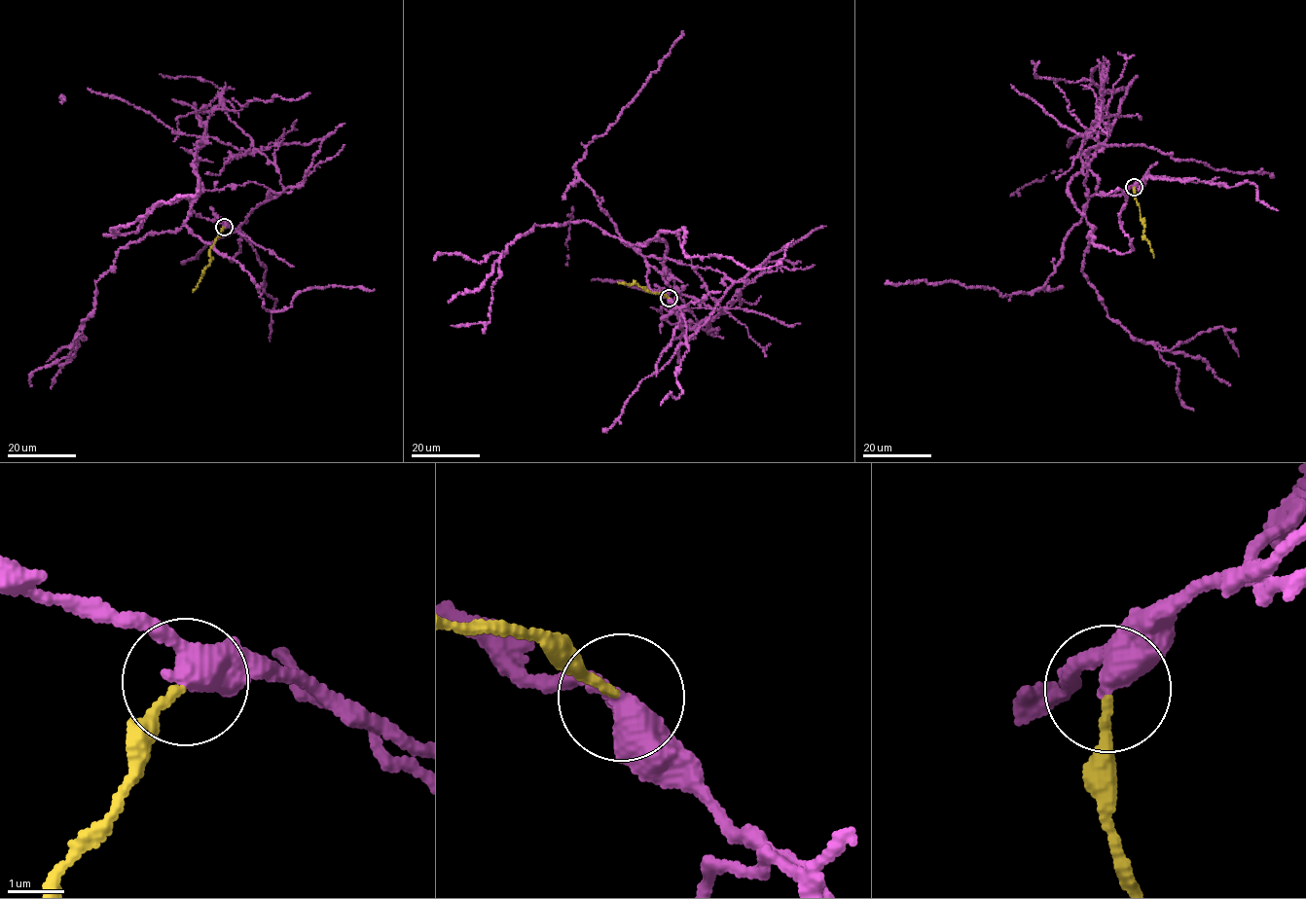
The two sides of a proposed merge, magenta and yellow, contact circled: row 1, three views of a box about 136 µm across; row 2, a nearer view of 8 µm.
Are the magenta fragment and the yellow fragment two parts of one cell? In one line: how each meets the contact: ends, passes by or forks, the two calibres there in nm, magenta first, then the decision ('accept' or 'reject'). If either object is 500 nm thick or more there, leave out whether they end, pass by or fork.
magenta passes by | yellow ends | 400/160 nm | reject

